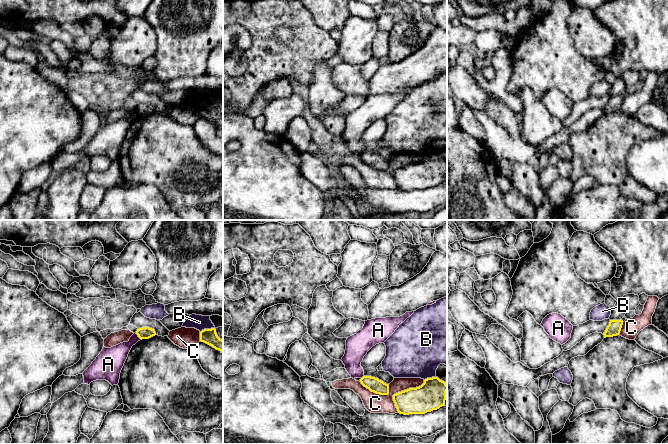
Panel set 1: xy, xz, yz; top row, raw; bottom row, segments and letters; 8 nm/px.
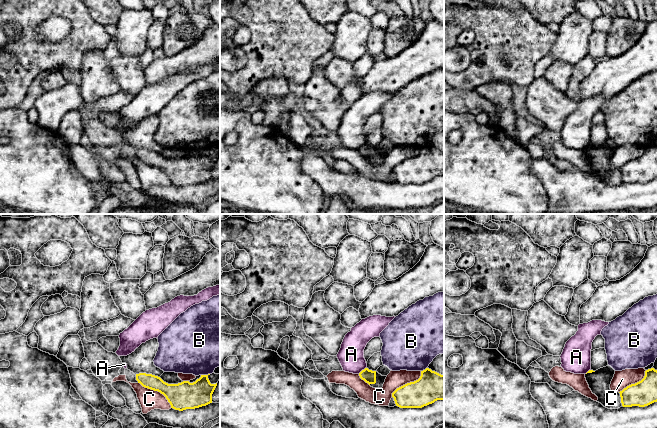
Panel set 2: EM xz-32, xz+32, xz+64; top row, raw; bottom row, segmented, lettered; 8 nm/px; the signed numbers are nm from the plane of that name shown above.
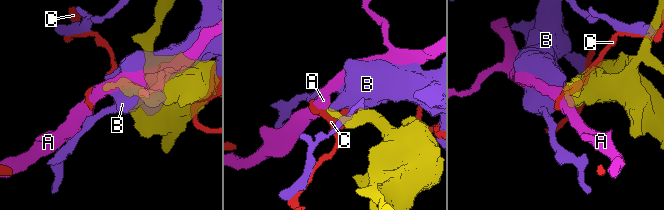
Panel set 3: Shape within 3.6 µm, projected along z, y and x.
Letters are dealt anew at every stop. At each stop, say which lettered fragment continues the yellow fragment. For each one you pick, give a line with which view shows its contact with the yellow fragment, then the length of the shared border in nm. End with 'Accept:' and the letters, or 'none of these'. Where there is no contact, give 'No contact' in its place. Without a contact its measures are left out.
Accept: none of these

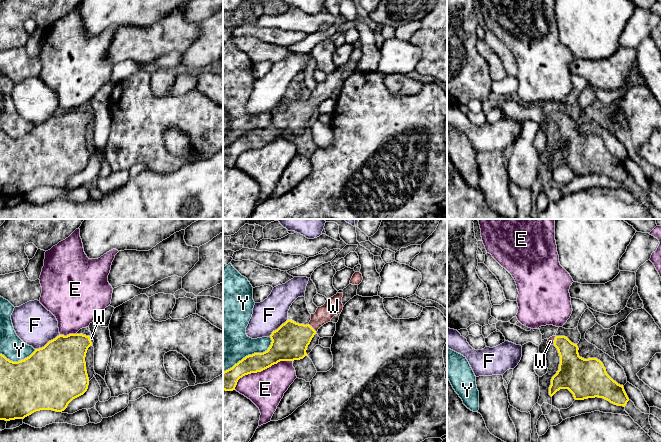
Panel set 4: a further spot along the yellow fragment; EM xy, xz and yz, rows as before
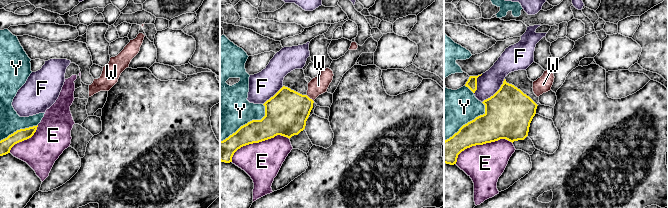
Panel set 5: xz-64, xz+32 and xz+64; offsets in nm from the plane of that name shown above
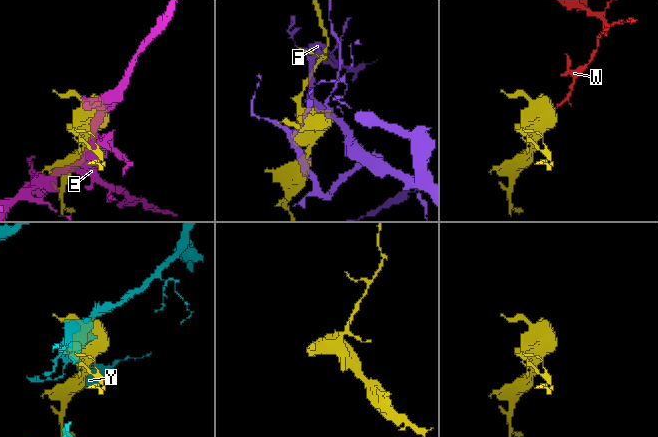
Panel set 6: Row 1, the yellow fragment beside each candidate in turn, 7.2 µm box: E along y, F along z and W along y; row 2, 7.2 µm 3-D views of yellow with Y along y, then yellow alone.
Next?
W: Touches yellow in xz. Shared border 90 nm
Accept: W

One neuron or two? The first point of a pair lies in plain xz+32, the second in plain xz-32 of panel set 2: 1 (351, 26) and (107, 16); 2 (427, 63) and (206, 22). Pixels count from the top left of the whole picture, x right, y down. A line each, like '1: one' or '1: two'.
1: two
2: two

